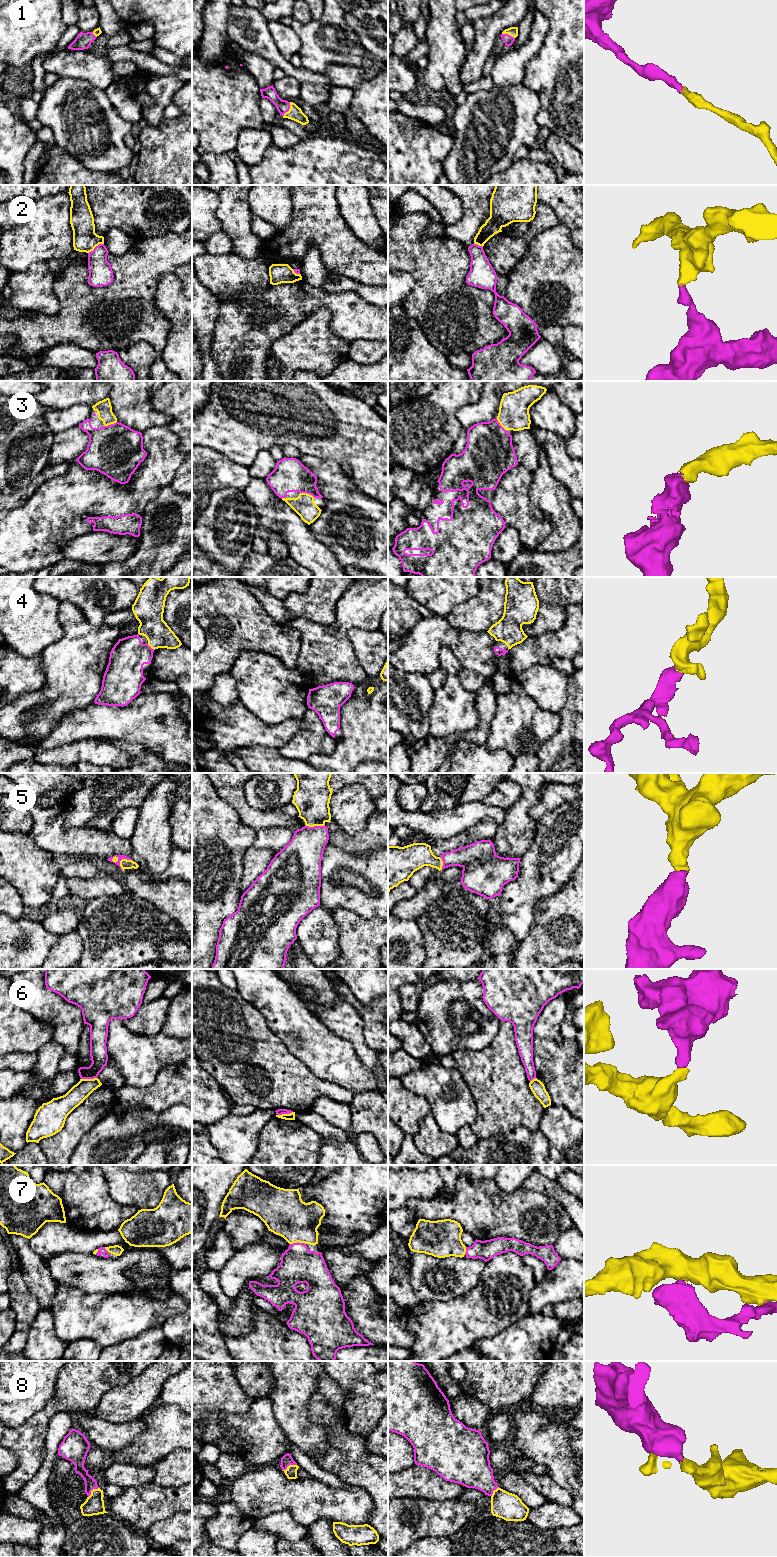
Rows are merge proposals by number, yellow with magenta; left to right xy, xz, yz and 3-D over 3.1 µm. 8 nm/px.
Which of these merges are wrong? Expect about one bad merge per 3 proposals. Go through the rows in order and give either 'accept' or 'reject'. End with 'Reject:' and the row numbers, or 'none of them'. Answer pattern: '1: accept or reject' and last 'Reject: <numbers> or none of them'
1: accept
2: reject
3: accept
4: accept
5: accept
6: reject
7: accept
8: accept
Reject: 2, 6

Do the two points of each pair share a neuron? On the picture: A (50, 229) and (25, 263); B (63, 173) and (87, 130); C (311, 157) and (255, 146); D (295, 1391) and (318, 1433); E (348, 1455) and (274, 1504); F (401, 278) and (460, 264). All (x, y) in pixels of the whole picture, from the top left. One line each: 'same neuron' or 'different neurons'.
A: same neuron
B: different neurons
C: different neurons
D: same neuron
E: different neurons
F: different neurons

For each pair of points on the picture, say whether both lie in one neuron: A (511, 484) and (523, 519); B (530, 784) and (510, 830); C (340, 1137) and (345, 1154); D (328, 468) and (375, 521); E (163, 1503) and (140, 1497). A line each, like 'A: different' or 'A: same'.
A: same
B: same
C: different
D: same
E: same

